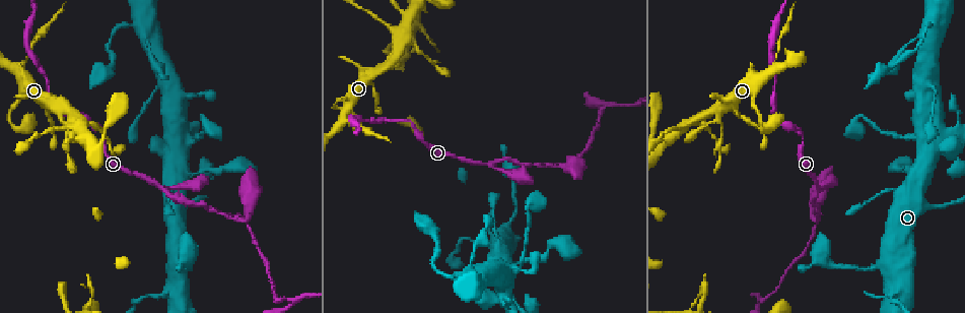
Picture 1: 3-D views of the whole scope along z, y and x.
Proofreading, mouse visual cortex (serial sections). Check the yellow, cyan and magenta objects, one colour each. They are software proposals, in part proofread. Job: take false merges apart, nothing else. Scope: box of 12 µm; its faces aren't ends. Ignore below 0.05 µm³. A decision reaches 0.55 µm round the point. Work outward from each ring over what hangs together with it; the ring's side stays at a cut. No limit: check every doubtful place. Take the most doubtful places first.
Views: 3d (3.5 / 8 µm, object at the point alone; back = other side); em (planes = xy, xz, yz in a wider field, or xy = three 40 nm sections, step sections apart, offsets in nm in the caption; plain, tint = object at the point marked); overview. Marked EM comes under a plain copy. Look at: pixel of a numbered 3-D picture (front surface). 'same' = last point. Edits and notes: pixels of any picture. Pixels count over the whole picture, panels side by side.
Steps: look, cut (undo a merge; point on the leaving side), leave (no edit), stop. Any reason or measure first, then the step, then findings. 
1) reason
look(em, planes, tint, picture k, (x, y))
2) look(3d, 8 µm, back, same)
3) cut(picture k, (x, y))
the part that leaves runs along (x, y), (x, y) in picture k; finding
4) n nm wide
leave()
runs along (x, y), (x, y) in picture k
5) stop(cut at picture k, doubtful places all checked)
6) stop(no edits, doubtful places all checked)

look(3d, 8 µm, back, picture 1, (164, 188))

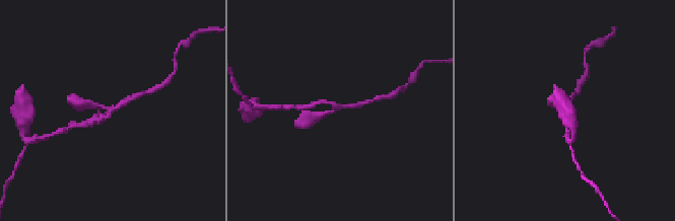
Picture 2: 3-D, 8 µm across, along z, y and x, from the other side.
3 arms; arms of 150, 150, 200 nm; now the EM
look(em, xy, step 1, tint, picture 2, (113, 109))

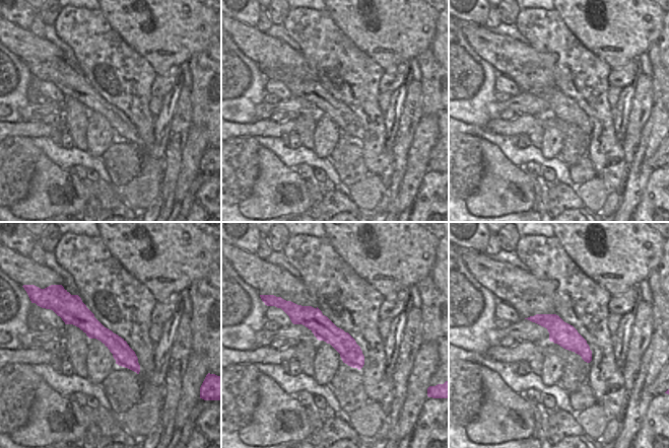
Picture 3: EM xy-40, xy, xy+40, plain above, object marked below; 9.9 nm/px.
220 nm wide
leave()
runs along (138, 94), (89, 124) in picture 2; all the same cell

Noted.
thin arm on a thick one
look(3d, 3.5 µm, picture 1, (245, 219))

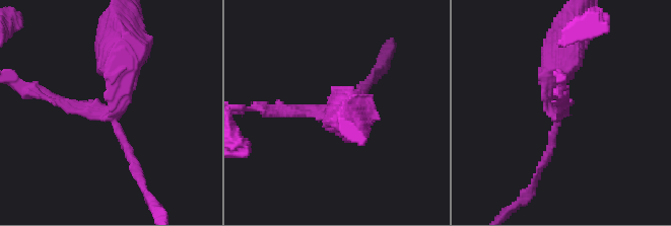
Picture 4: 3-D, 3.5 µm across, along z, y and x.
3 arms; arms of 150, 150, 400 nm; shape alone is not enough
look(em, xy, step 1, tint, picture 4, (559, 117))

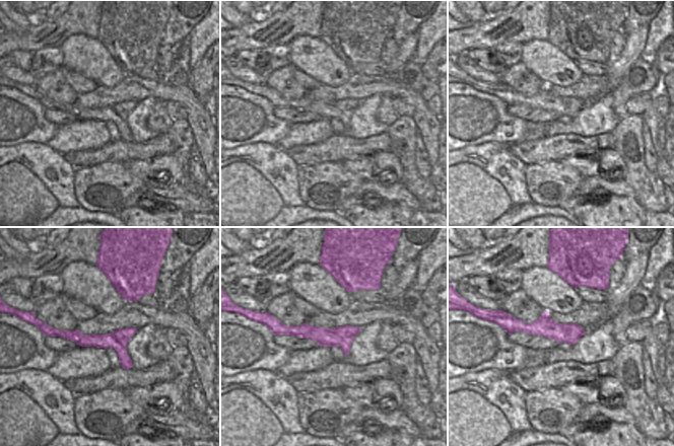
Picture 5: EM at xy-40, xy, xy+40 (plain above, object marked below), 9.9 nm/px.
leave()
runs along (55, 331), (111, 341), (129, 365) in picture 5; one cell here

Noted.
a fork
look(3d, 8 µm, picture 1, (290, 299))

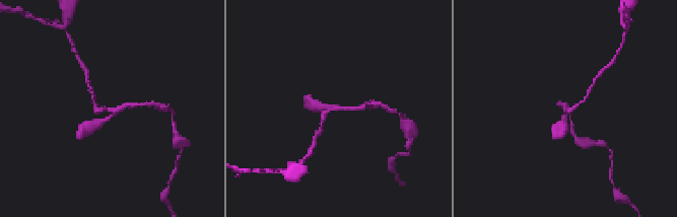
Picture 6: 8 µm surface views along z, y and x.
3 arms; arms of 150, 150, 300 nm
look(em, xy, step 3, tint, picture 6, (337, 107))

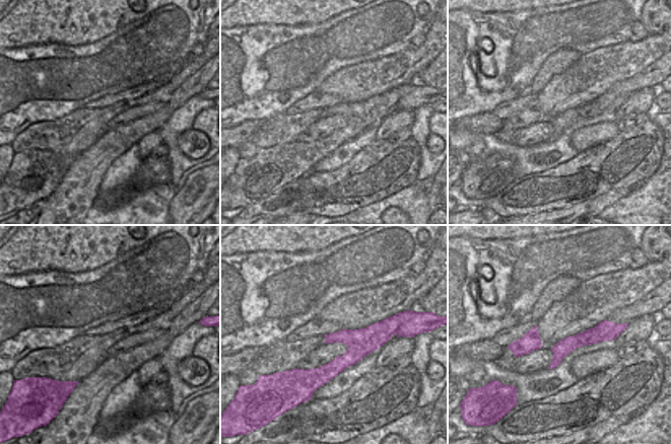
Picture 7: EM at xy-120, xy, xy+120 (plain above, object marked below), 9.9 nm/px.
leave()
runs along (584, 100), (565, 110), (562, 127) in picture 6; all the same cell

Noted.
stop(no edits, doubtful places all checked)

